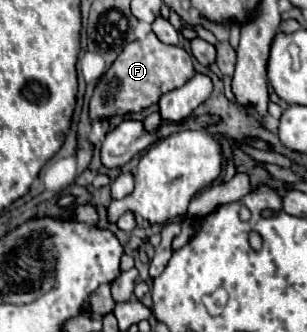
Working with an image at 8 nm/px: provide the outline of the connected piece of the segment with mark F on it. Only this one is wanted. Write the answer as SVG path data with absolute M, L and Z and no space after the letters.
M149 33L145 39L125 45L121 55L105 71L105 75L101 77L101 81L93 91L89 103L89 117L91 121L97 121L115 115L139 113L141 109L147 109L153 103L157 103L161 95L177 87L183 87L193 75L195 75L193 59L185 49L165 45L155 37L155 33Z

